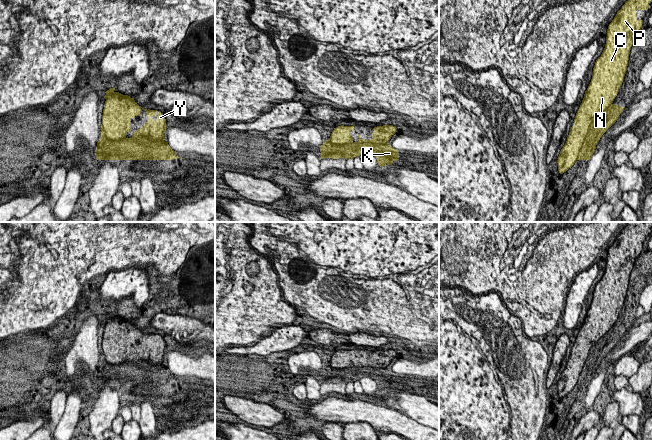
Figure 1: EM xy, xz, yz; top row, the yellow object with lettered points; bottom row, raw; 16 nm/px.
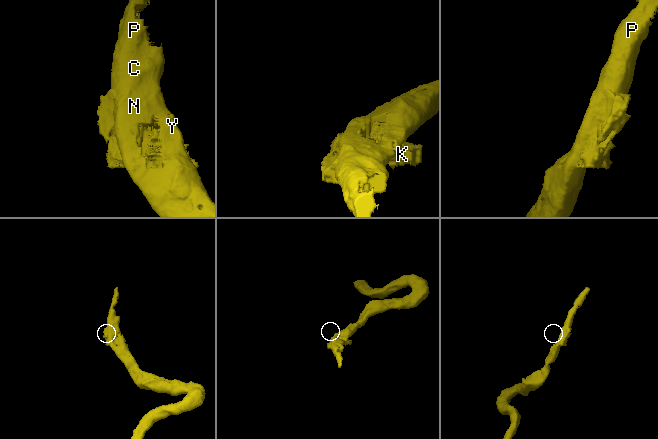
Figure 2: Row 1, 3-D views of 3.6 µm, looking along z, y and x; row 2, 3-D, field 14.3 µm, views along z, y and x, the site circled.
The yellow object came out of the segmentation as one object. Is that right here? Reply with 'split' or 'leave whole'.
leave whole

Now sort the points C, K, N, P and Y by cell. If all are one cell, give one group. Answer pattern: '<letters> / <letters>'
C K N P Y

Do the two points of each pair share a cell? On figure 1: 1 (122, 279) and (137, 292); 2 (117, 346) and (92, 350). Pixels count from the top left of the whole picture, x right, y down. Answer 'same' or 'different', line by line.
1: same
2: different

